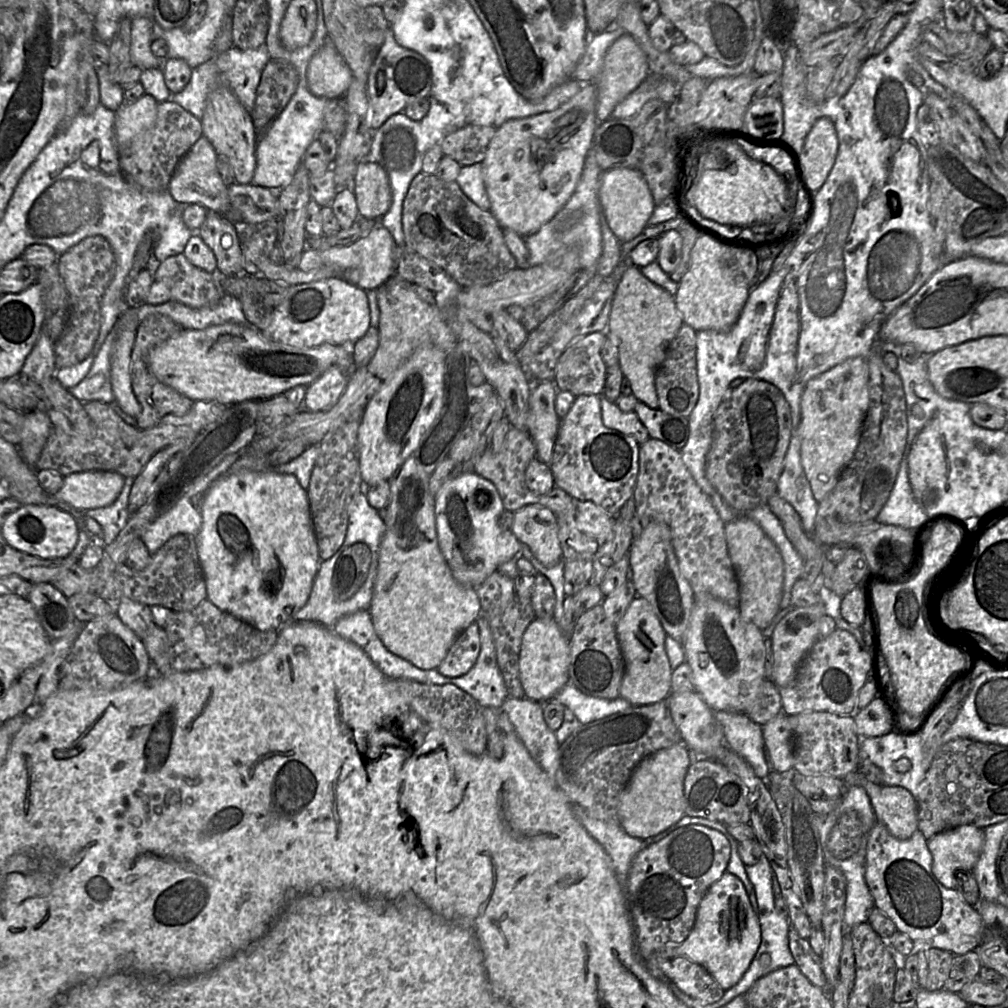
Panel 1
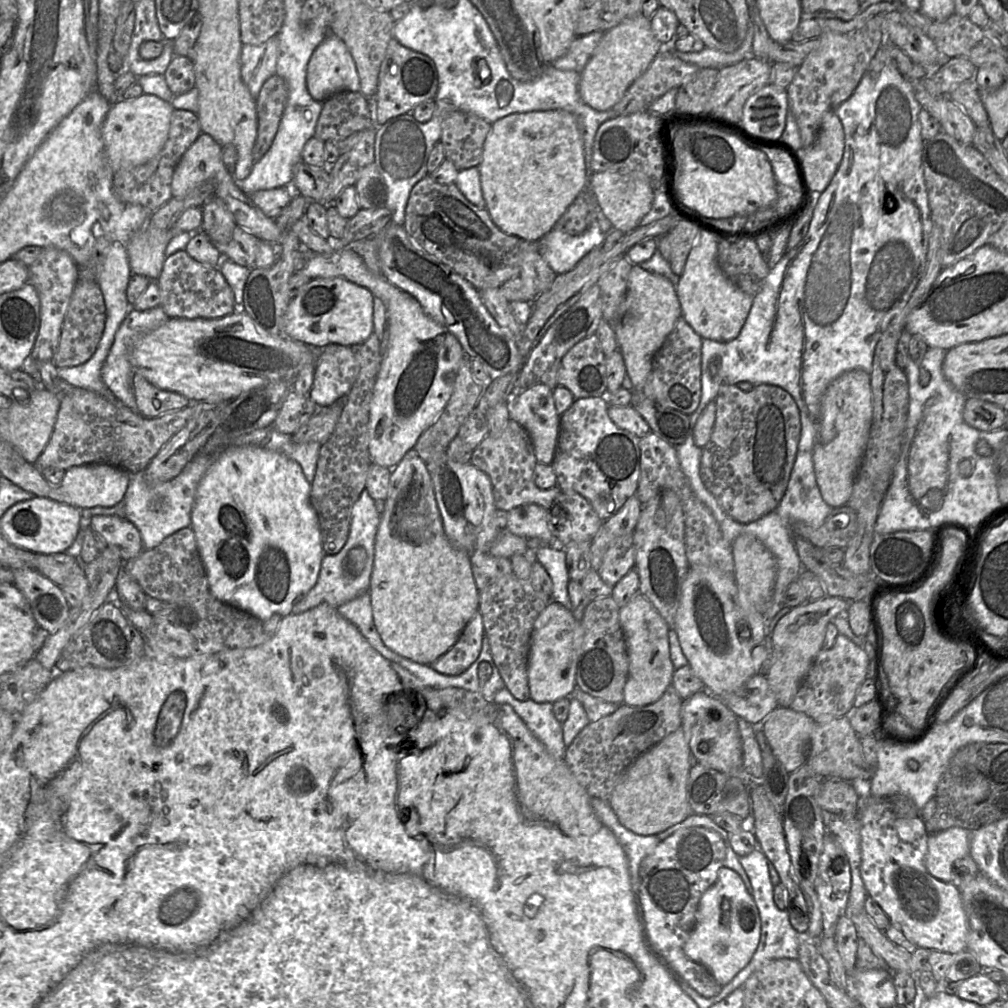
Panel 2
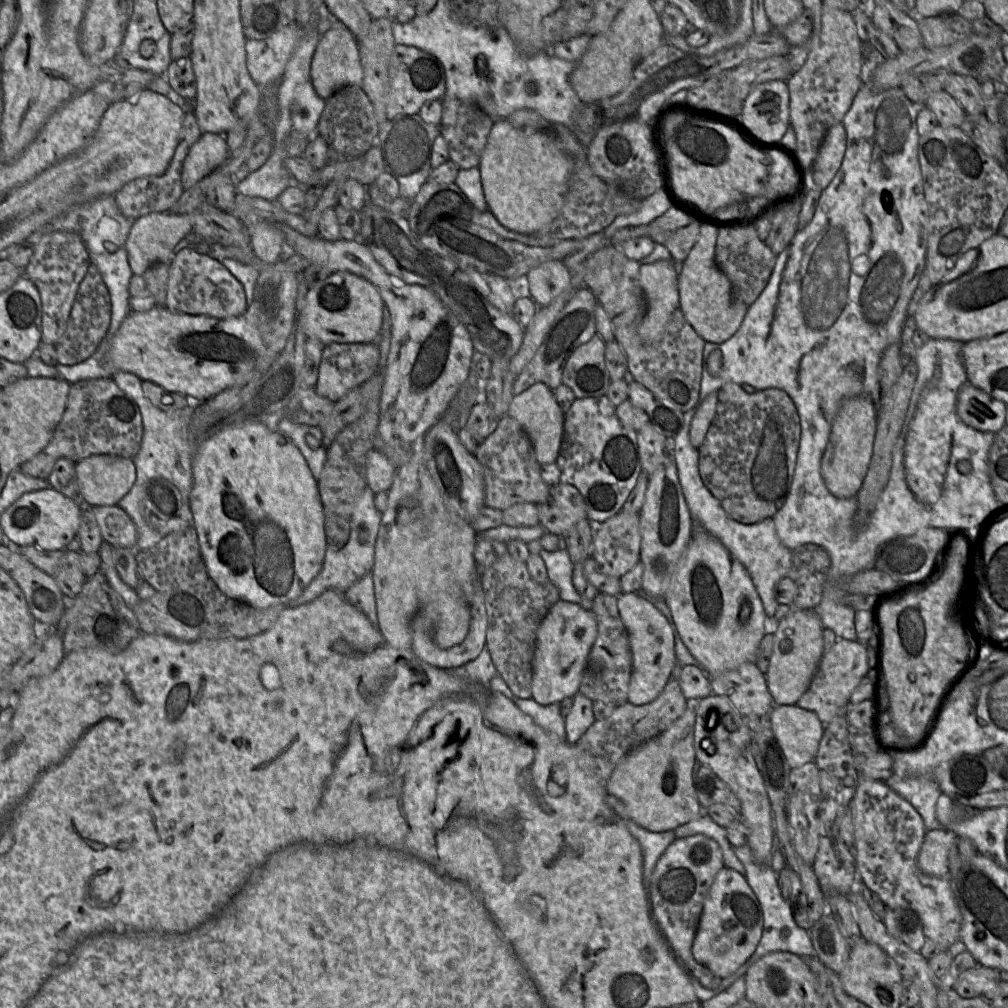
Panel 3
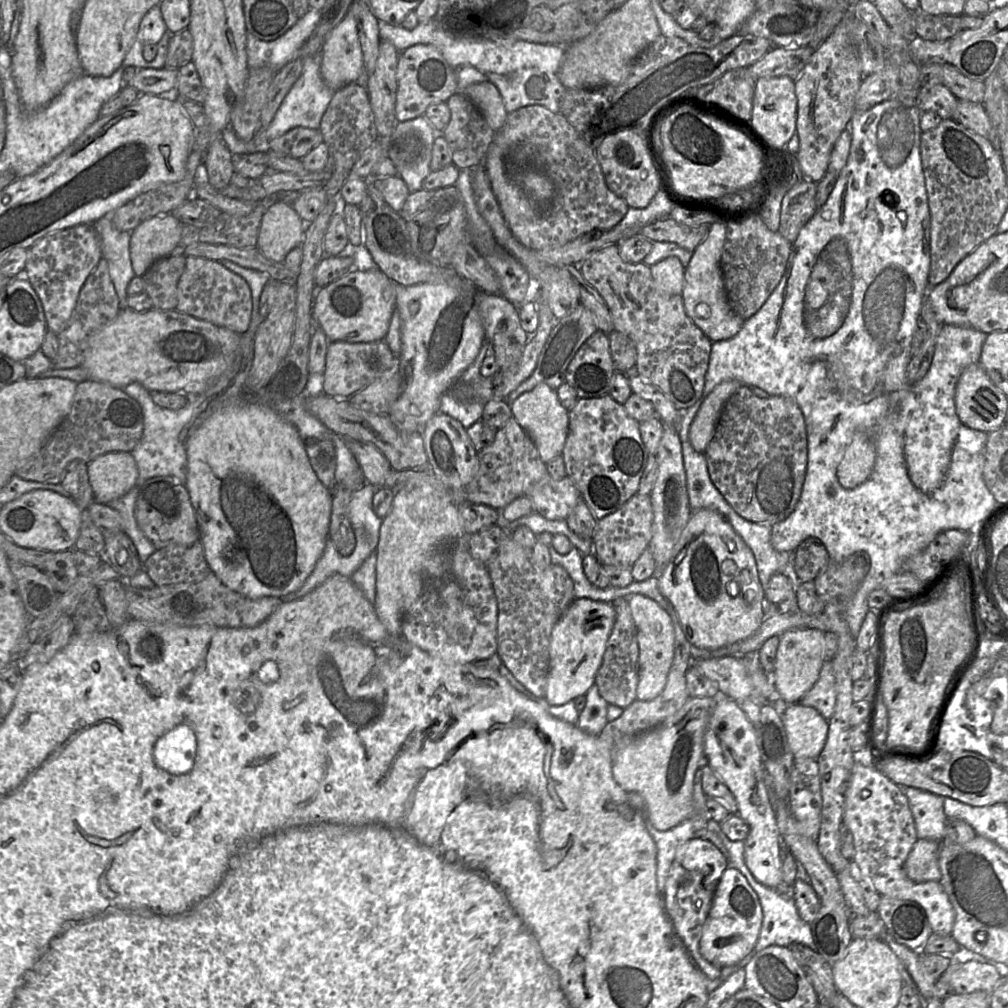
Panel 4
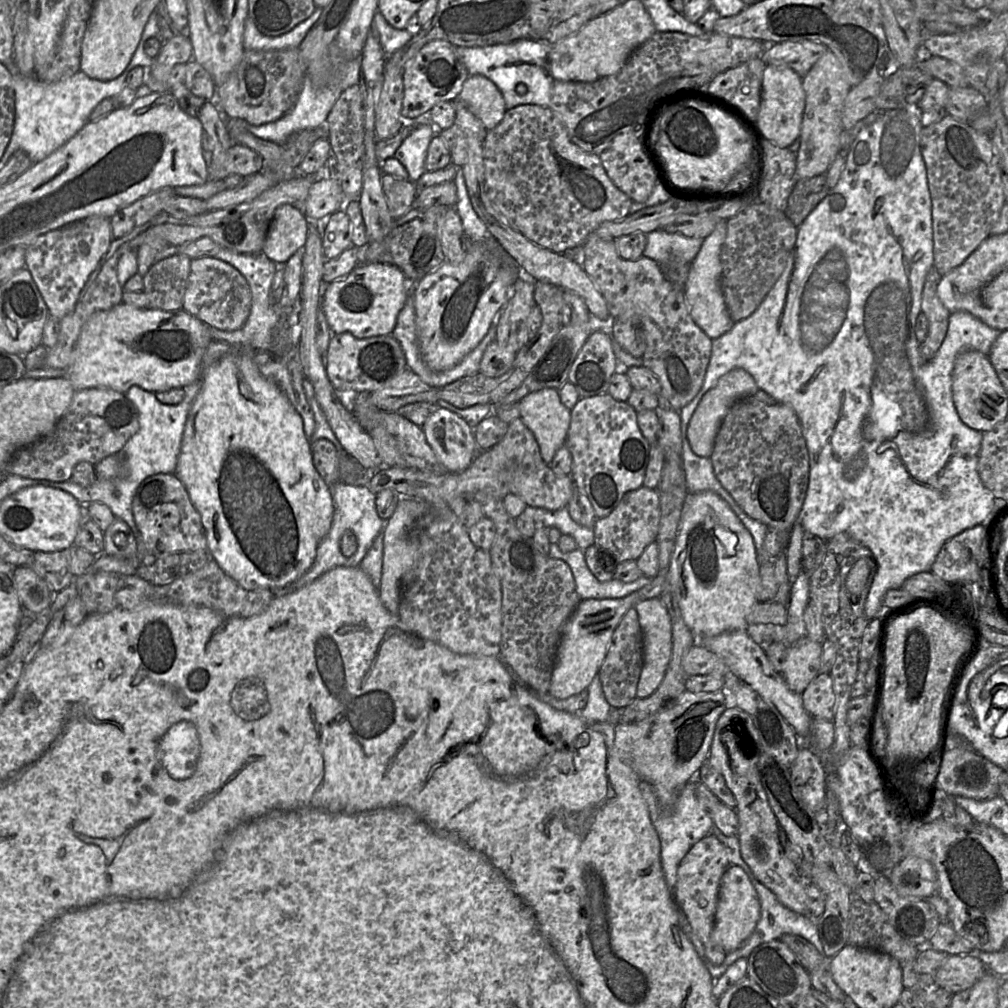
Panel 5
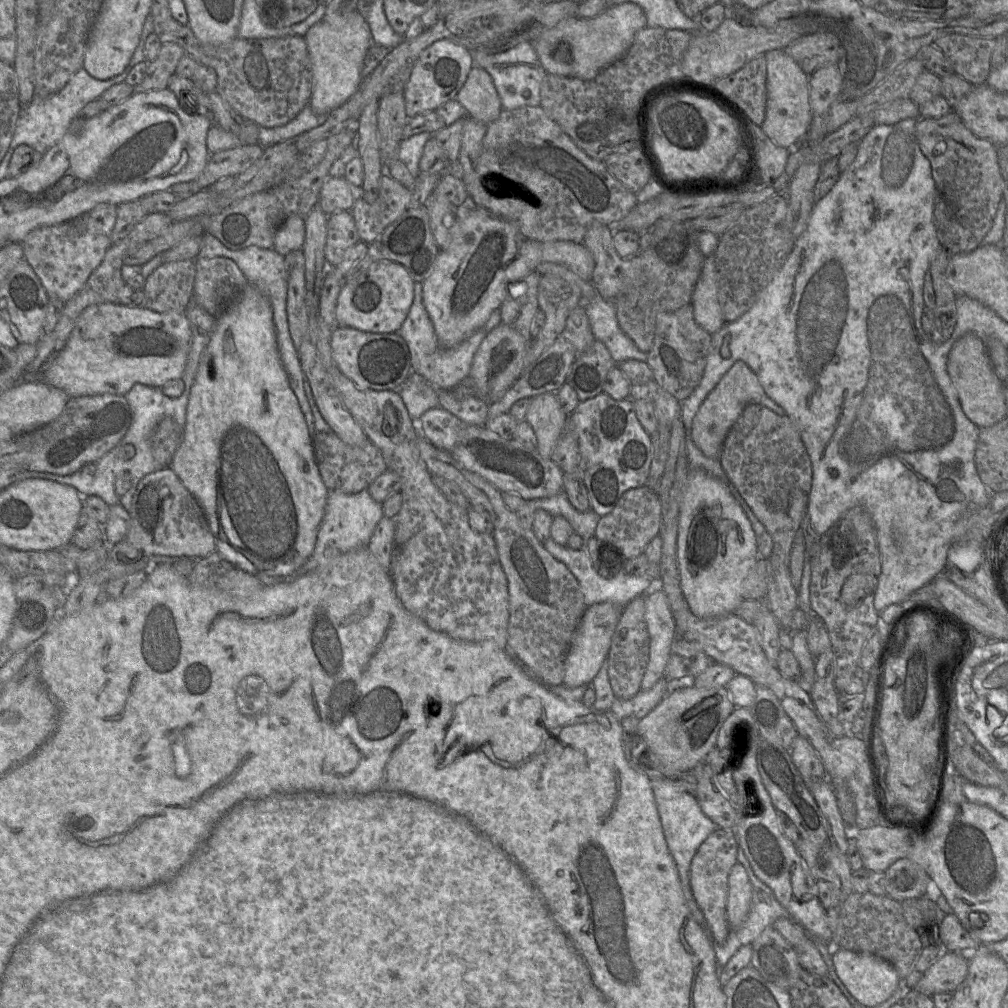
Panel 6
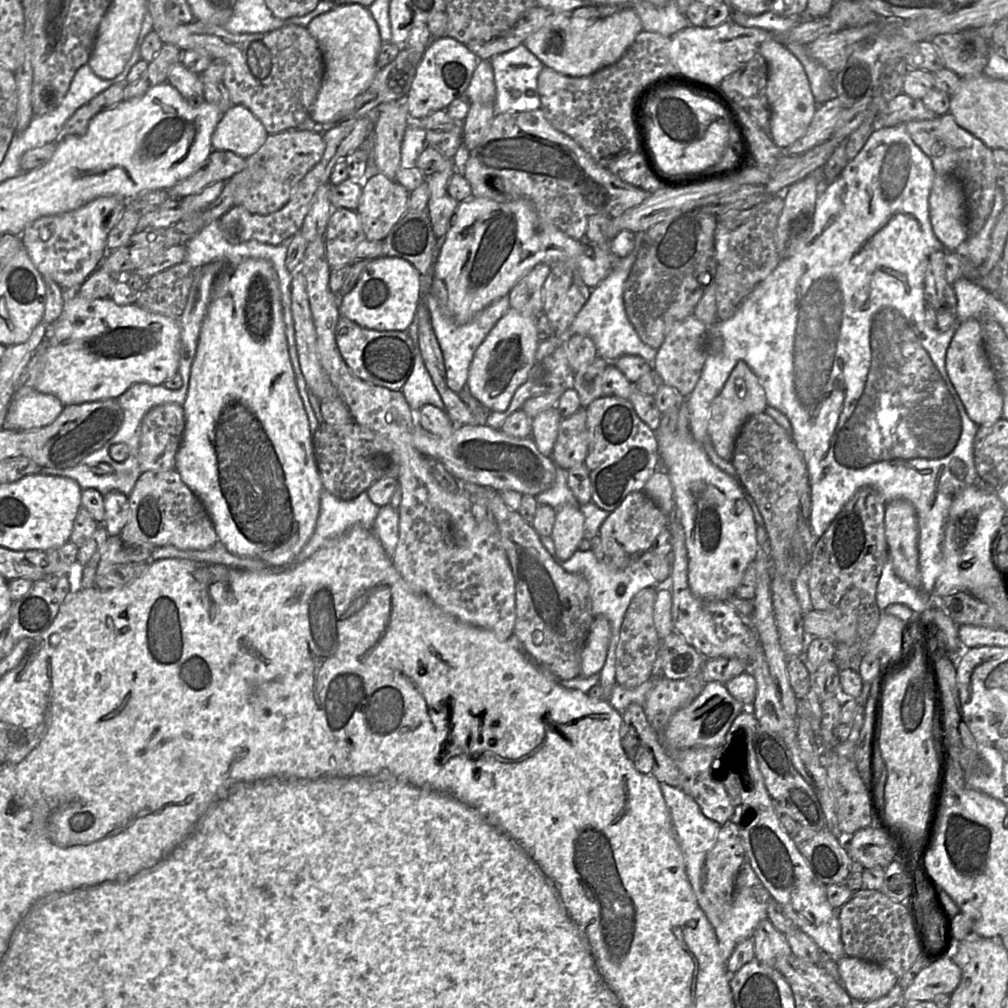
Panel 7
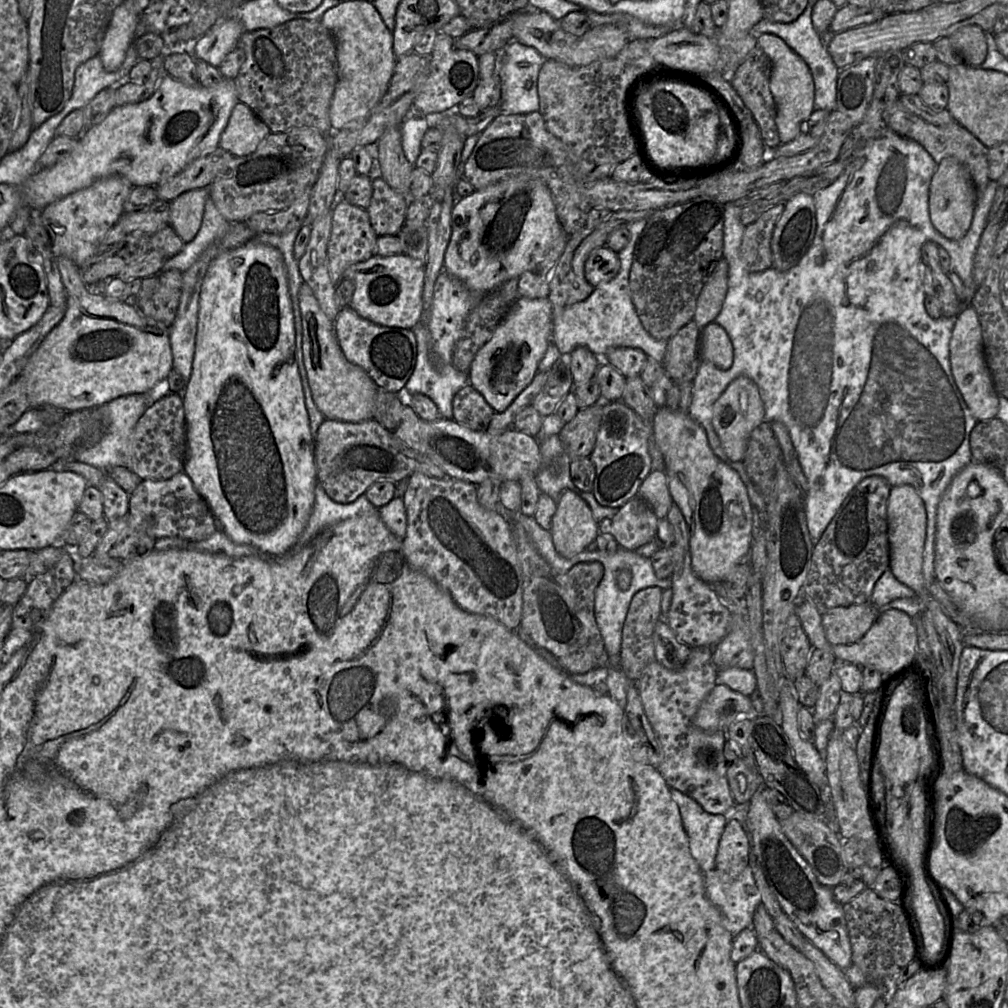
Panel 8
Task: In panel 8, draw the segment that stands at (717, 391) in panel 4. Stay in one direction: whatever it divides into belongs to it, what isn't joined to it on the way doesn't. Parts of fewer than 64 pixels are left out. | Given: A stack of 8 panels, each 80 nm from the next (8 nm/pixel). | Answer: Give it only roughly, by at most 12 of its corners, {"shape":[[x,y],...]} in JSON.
{"shape":[[733,380],[713,405],[726,456],[742,462],[765,421],[756,383]]}

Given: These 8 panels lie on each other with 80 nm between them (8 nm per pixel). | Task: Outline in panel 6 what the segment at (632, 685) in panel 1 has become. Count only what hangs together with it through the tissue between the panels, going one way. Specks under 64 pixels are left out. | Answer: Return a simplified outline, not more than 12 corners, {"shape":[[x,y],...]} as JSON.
{"shape":[[666,594],[645,596],[650,653],[641,690],[665,675],[676,624]]}

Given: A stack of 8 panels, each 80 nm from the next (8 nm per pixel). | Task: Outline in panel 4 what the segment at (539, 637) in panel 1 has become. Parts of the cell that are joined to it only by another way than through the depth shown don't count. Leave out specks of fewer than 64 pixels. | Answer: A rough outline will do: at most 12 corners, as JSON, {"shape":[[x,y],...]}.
{"shape":[[581,598],[550,637],[544,696],[563,705],[595,683],[615,619]]}

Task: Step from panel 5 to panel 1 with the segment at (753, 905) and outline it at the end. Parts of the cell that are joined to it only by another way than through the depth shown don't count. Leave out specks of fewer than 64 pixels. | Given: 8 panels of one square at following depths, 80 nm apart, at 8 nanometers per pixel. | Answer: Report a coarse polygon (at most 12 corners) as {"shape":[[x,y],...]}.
{"shape":[[725,871],[703,895],[685,941],[664,948],[725,991],[749,968],[760,924]]}

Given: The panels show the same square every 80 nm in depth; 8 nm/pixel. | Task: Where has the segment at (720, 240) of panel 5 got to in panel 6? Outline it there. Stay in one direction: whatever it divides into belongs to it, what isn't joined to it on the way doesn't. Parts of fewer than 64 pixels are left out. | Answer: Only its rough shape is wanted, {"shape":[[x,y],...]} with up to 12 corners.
{"shape":[[714,256],[705,257],[691,305],[709,334],[725,324]]}

